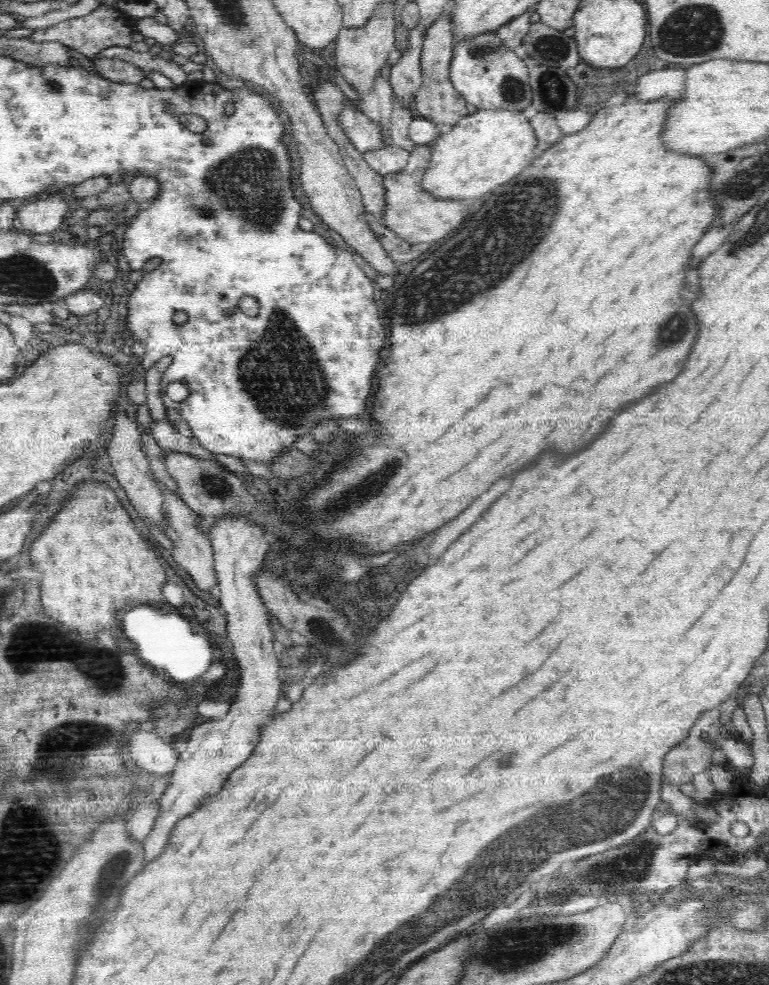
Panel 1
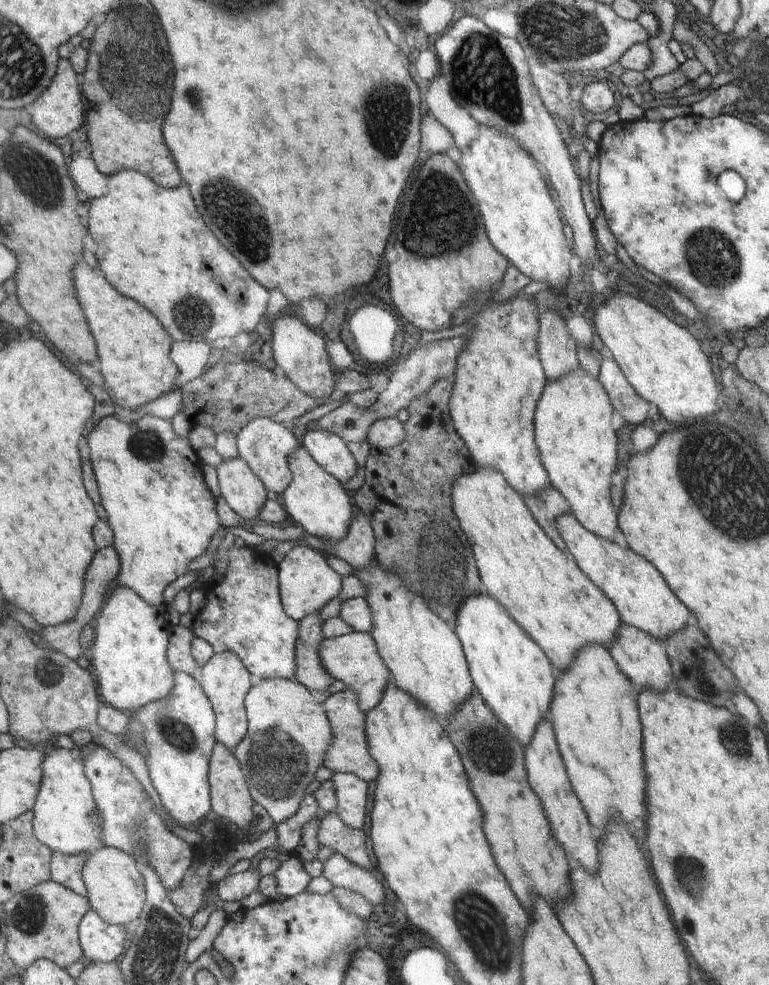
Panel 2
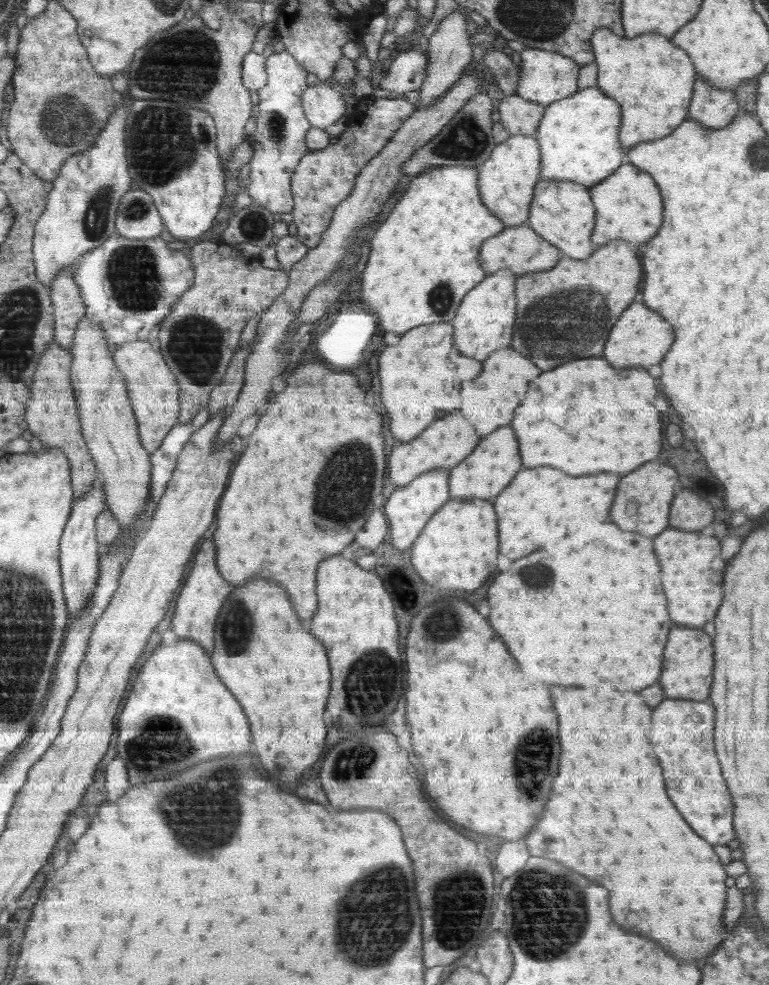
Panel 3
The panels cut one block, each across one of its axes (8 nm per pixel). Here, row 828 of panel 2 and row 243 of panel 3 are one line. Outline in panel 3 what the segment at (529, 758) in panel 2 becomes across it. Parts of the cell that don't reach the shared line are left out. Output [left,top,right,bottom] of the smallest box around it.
[526,180,596,260]

